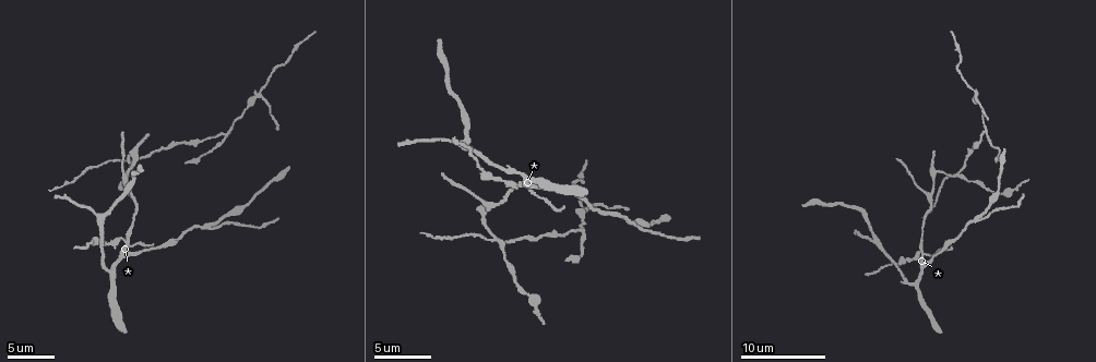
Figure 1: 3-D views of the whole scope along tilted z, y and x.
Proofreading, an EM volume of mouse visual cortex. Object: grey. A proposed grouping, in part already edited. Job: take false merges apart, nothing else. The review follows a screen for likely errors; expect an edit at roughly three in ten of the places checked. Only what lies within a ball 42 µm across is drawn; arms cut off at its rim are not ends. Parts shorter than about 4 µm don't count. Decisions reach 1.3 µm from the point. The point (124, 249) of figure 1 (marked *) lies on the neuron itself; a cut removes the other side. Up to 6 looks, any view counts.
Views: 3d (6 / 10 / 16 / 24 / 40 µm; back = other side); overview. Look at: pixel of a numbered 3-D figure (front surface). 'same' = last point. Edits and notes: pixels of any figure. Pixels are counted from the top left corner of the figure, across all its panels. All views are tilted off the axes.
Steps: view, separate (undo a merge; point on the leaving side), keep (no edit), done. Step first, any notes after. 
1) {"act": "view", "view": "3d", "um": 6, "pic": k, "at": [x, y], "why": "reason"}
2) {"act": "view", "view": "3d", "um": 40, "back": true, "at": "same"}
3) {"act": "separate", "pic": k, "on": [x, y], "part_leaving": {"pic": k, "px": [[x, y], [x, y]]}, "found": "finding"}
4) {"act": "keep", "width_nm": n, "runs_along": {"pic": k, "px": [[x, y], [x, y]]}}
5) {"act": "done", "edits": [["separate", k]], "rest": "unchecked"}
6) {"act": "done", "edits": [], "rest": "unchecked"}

{"act": "view", "view": "3d", "um": 10, "pic": 1, "at": [587, 199], "why": "thick turns thin"}

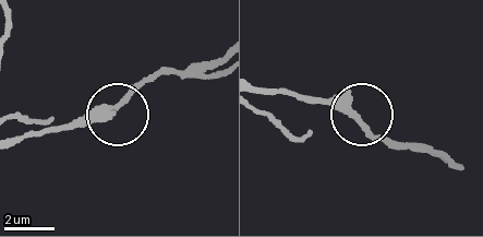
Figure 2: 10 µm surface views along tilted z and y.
{"act": "keep", "found": "all the same neuron"}

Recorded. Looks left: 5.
{"act": "view", "view": "3d", "um": 10, "pic": 1, "at": [489, 205], "why": "arms part here"}

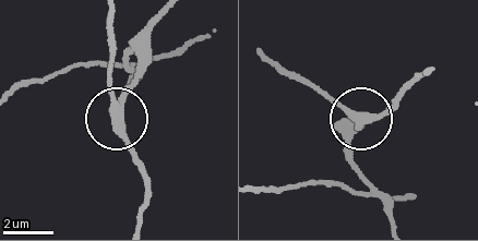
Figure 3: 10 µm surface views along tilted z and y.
{"act": "keep", "arms": 3, "runs_along": {"pic": 3, "px": [[422, 71], [369, 117], [358, 116], [320, 88]]}, "found": "all the same neuron"}

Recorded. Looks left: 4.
{"act": "view", "view": "3d", "um": 6, "pic": 1, "at": [874, 241]}

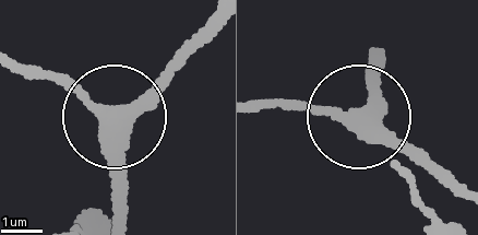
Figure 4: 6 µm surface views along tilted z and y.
{"act": "keep", "side_arm_um": 6, "runs_along": {"pic": 4, "px": [[455, 189], [358, 119], [259, 103]]}, "found": "all the same neuron"}

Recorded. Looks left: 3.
{"act": "done", "edits": [], "rest": "unchecked"}

